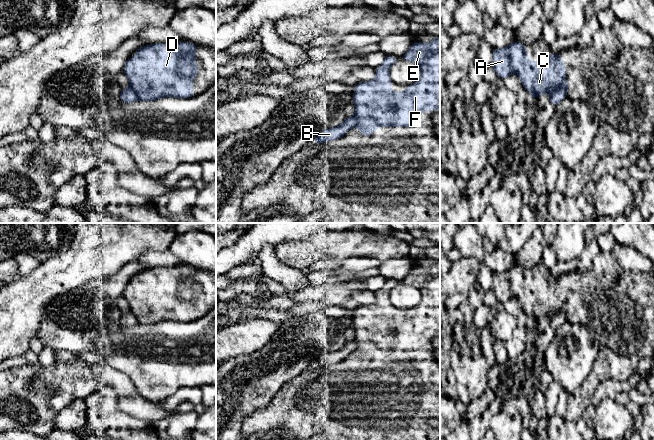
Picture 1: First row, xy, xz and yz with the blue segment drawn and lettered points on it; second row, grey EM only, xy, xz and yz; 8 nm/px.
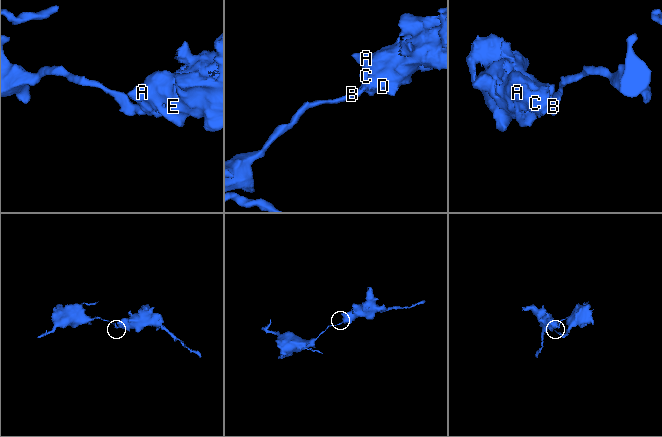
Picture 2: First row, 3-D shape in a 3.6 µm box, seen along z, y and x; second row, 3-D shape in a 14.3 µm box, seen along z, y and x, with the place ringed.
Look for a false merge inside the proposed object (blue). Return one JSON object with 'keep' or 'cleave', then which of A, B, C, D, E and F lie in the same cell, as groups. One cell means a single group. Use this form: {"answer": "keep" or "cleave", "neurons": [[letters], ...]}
{"answer": "cleave", "neurons": [["A", "C", "D", "E", "F"], ["B"]]}

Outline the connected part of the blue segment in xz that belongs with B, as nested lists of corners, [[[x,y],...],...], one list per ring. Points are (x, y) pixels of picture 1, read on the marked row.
[[[352,116],[350,118],[345,118],[342,124],[339,126],[328,128],[322,131],[319,135],[317,135],[313,139],[313,143],[320,144],[325,143],[331,140],[336,140],[346,135],[346,133],[357,124],[356,116]]]

